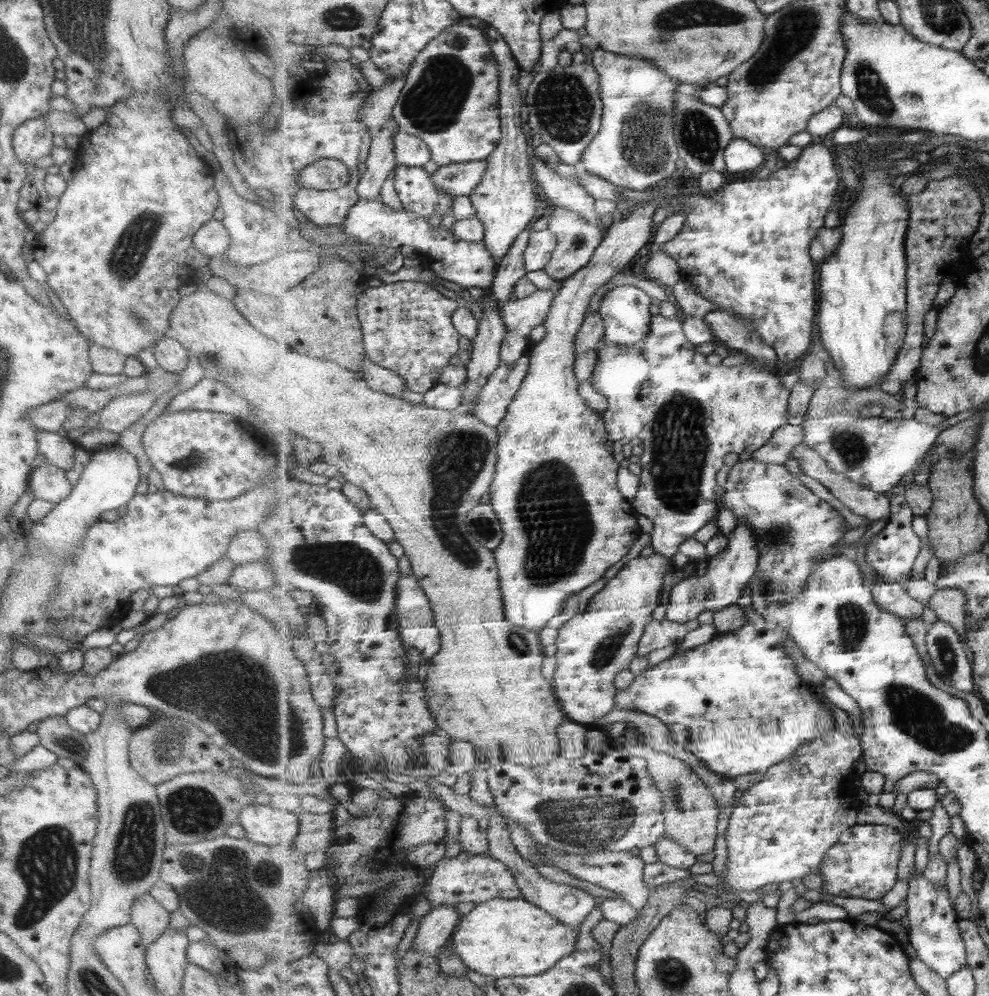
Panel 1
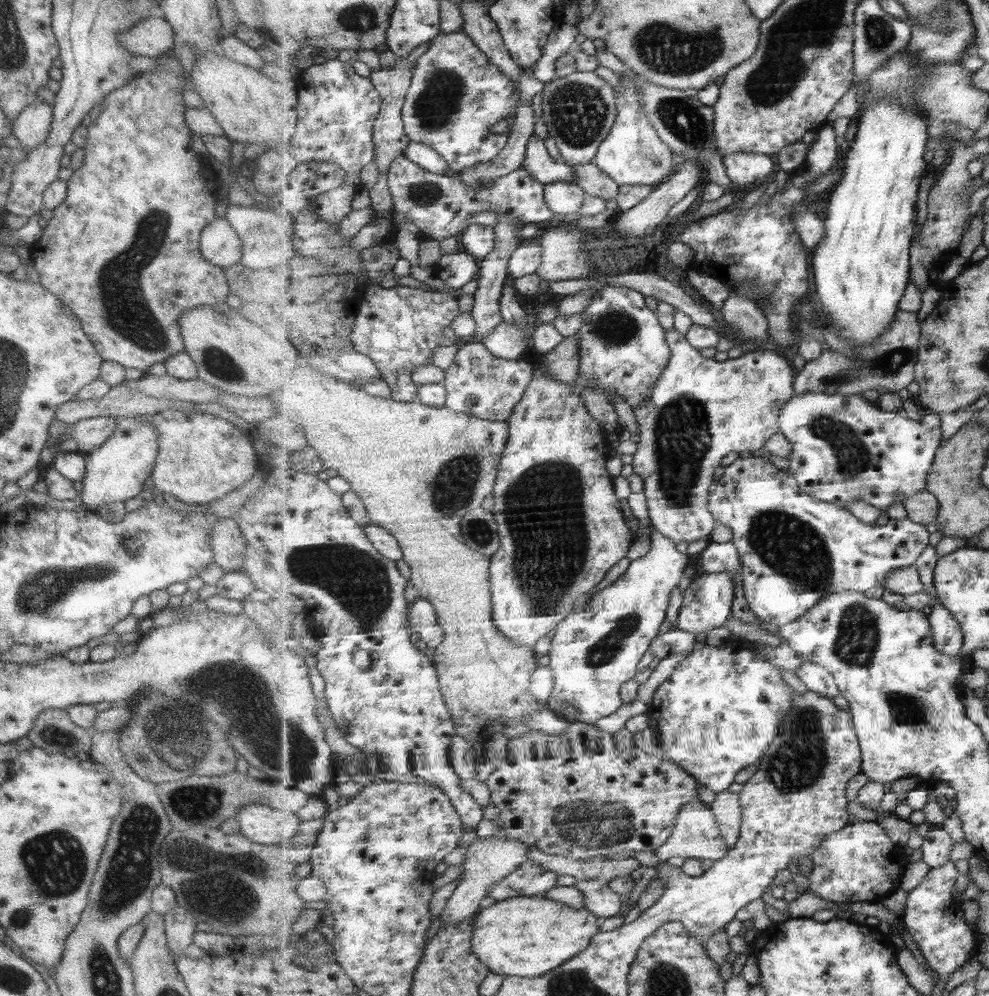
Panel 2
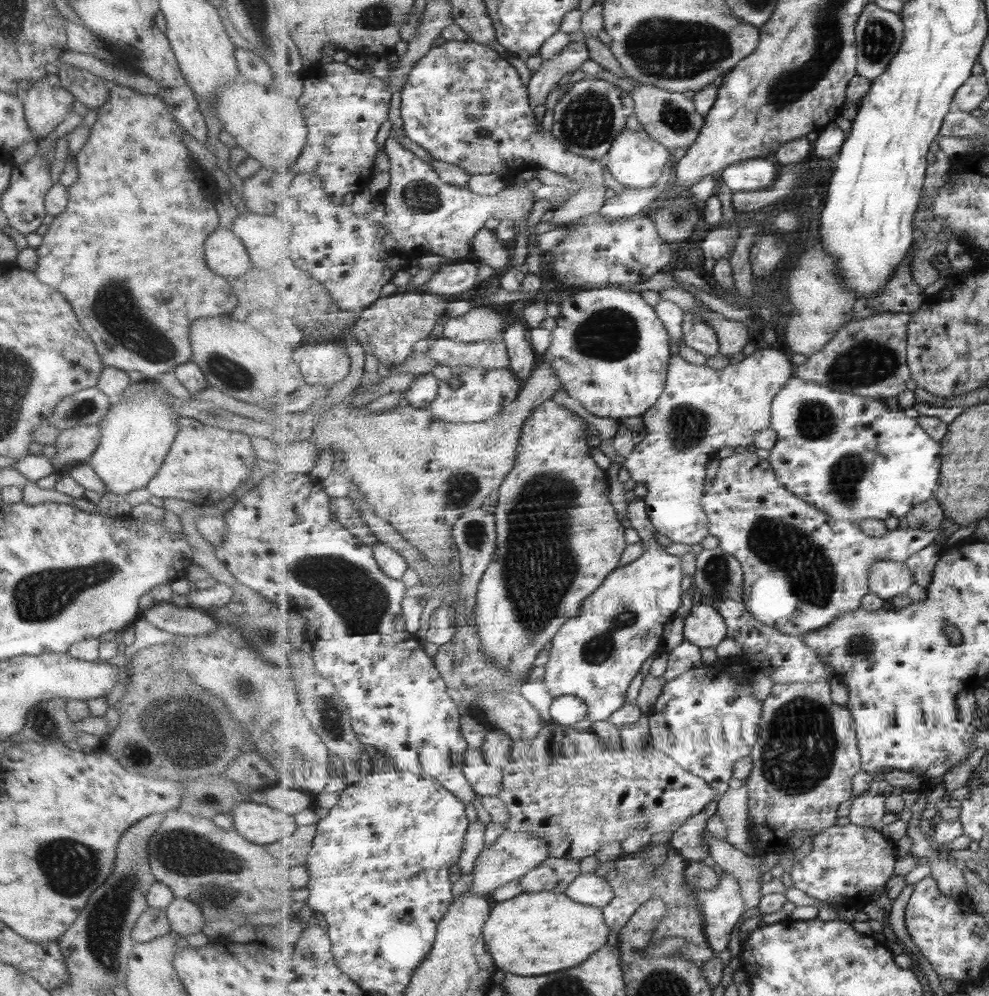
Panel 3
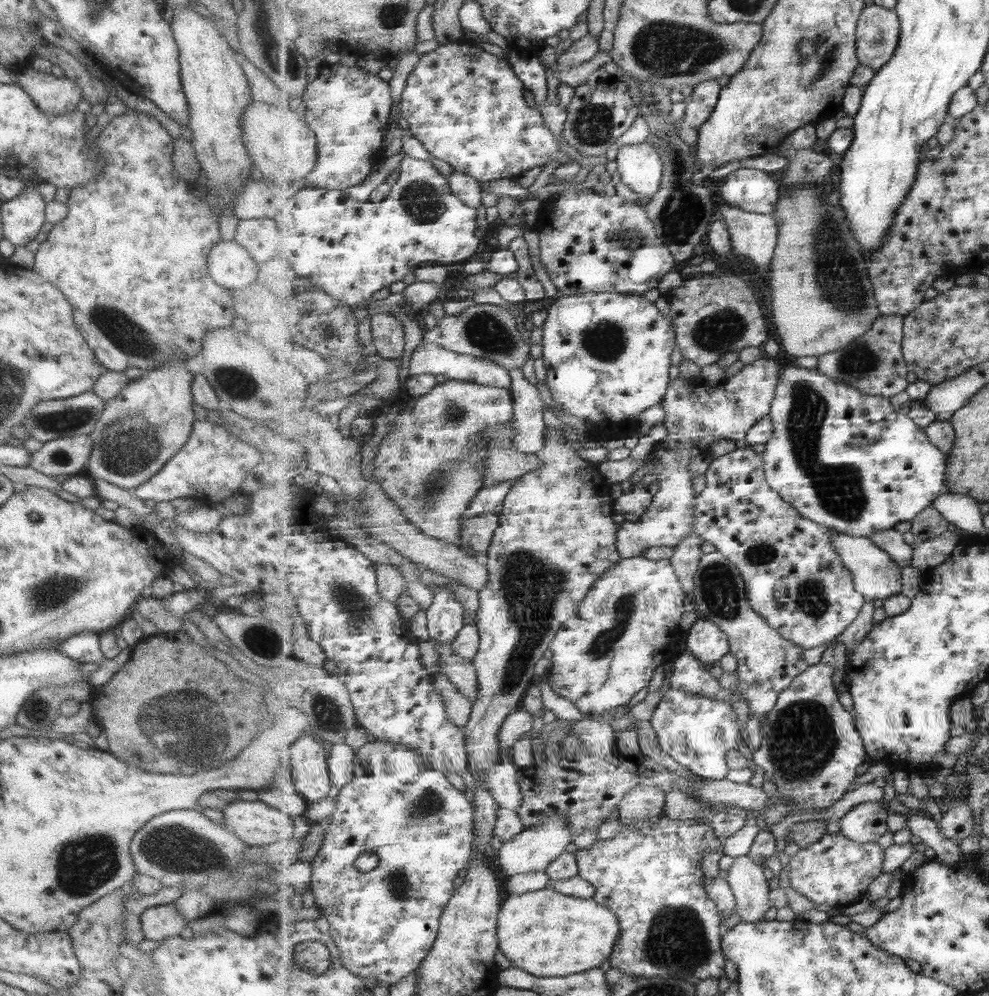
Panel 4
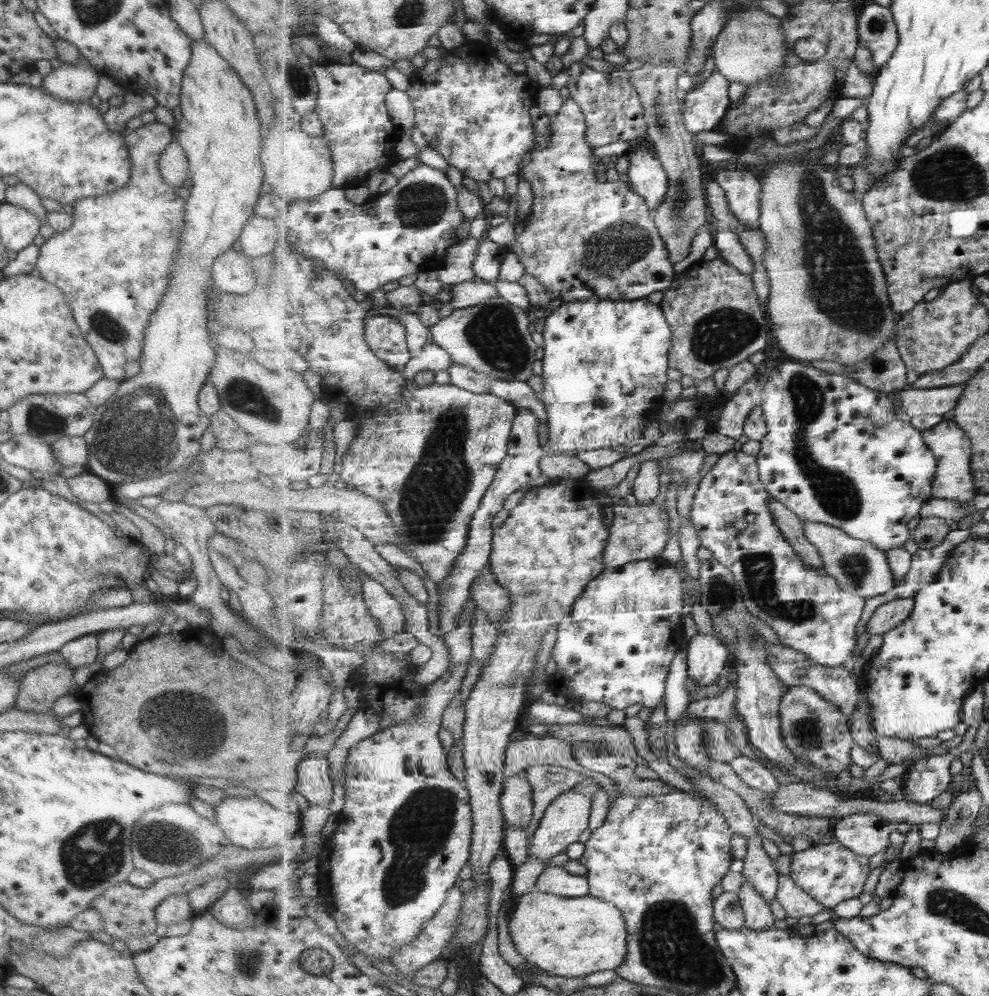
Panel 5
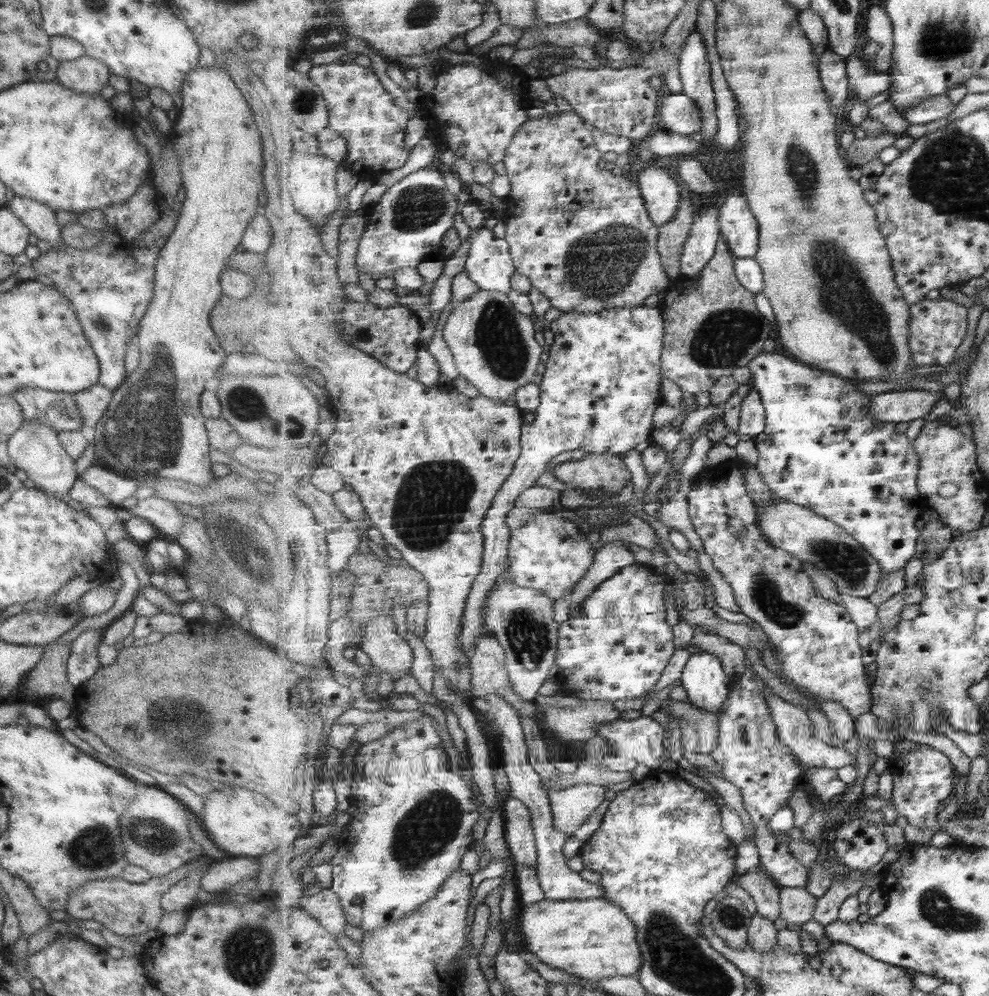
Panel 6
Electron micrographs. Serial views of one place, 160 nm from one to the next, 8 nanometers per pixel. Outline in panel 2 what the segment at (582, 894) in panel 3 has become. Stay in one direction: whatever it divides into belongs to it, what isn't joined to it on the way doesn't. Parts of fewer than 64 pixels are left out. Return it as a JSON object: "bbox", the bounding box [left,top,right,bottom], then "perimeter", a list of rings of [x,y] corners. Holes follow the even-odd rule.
{"bbox":[574,880,623,919],"perimeter":[[[583,880],[574,887],[585,894],[585,908],[600,919],[617,916],[623,911],[623,898],[608,888],[610,881]]]}

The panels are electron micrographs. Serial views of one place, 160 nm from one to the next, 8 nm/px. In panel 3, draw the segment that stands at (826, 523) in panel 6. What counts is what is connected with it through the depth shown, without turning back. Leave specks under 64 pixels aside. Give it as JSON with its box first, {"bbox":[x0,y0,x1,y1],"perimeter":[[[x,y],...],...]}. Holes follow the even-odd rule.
{"bbox":[870,560,914,601],"perimeter":[[[882,560],[872,566],[870,592],[886,601],[905,594],[914,582],[914,571],[905,562]]]}

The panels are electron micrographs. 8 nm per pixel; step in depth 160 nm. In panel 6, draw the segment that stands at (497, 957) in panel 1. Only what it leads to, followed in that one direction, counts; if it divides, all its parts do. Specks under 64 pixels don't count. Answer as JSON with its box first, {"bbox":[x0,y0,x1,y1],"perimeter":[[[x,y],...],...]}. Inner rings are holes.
{"bbox":[520,899,643,979],"perimeter":[[[606,899],[591,900],[548,900],[535,902],[533,906],[523,906],[521,914],[520,939],[527,951],[536,955],[545,965],[563,970],[570,975],[588,979],[602,979],[610,976],[637,975],[643,966],[643,952],[639,949],[639,939],[635,924],[627,918],[625,910]]]}

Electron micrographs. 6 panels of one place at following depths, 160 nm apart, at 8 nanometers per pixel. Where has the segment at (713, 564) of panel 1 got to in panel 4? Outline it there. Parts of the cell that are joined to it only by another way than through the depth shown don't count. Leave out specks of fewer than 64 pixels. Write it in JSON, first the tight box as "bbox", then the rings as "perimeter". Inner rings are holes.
{"bbox":[686,616,729,669],"perimeter":[[[699,616],[686,634],[688,650],[708,669],[729,652],[727,633],[715,622]]]}

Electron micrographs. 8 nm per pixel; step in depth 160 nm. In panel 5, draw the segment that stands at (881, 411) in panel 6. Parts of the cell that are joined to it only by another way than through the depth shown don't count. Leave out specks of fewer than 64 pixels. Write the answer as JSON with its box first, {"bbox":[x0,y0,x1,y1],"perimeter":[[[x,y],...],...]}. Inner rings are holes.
{"bbox":[891,382,967,417],"perimeter":[[[967,382],[943,388],[912,388],[909,386],[891,395],[897,413],[909,417],[940,415],[955,411],[963,397]]]}

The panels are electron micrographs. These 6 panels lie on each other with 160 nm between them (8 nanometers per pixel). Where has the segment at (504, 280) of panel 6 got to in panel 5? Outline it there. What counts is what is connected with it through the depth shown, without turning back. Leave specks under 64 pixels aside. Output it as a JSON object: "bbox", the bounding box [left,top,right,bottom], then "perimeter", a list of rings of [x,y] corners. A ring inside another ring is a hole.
{"bbox":[473,238,512,282],"perimeter":[[[488,238],[480,242],[473,265],[477,280],[491,282],[500,278],[500,266],[505,255],[512,252],[511,247],[501,246]]]}

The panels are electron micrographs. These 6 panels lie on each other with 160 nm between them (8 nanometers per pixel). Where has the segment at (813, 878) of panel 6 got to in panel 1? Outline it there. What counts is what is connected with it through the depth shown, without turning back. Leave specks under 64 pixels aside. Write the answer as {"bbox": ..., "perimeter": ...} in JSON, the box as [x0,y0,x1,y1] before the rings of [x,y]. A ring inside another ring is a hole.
{"bbox":[821,824,903,900],"perimeter":[[[858,824],[842,833],[841,840],[826,854],[821,866],[824,888],[834,896],[882,900],[894,890],[903,852],[903,831],[891,825]]]}

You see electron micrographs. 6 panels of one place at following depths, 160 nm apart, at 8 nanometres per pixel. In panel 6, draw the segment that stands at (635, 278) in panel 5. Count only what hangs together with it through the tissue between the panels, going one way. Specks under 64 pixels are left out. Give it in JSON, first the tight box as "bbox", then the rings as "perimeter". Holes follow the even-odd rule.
{"bbox":[504,108,672,314],"perimeter":[[[573,108],[569,111],[559,111],[556,113],[545,112],[540,119],[530,119],[519,129],[504,160],[504,166],[509,175],[509,180],[511,180],[512,188],[511,194],[505,199],[505,201],[509,200],[507,217],[504,217],[508,224],[506,239],[510,244],[510,253],[512,254],[516,270],[528,276],[531,279],[532,286],[538,288],[547,298],[550,298],[552,306],[563,313],[577,311],[578,313],[597,314],[605,309],[641,306],[649,296],[666,292],[669,289],[666,287],[668,286],[667,284],[670,284],[670,281],[672,281],[662,263],[662,256],[658,249],[660,228],[650,218],[646,200],[643,198],[640,186],[637,182],[629,181],[627,176],[622,174],[617,176],[609,170],[599,168],[599,160],[601,160],[603,152],[599,150],[598,144],[595,142],[592,129],[592,127],[586,124],[585,119],[581,115],[578,115]],[[580,181],[592,186],[593,200],[591,200],[589,206],[583,206],[577,214],[573,212],[569,216],[569,212],[565,212],[563,206],[559,206],[558,192],[559,190],[576,186],[577,182]]]}

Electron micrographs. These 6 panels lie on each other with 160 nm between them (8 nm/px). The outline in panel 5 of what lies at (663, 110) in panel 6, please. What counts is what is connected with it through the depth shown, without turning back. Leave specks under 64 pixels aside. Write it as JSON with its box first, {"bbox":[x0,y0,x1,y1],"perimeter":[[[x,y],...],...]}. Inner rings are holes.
{"bbox":[683,70,729,133],"perimeter":[[[714,70],[683,99],[684,121],[693,133],[715,131],[729,110],[729,82],[719,71]]]}

